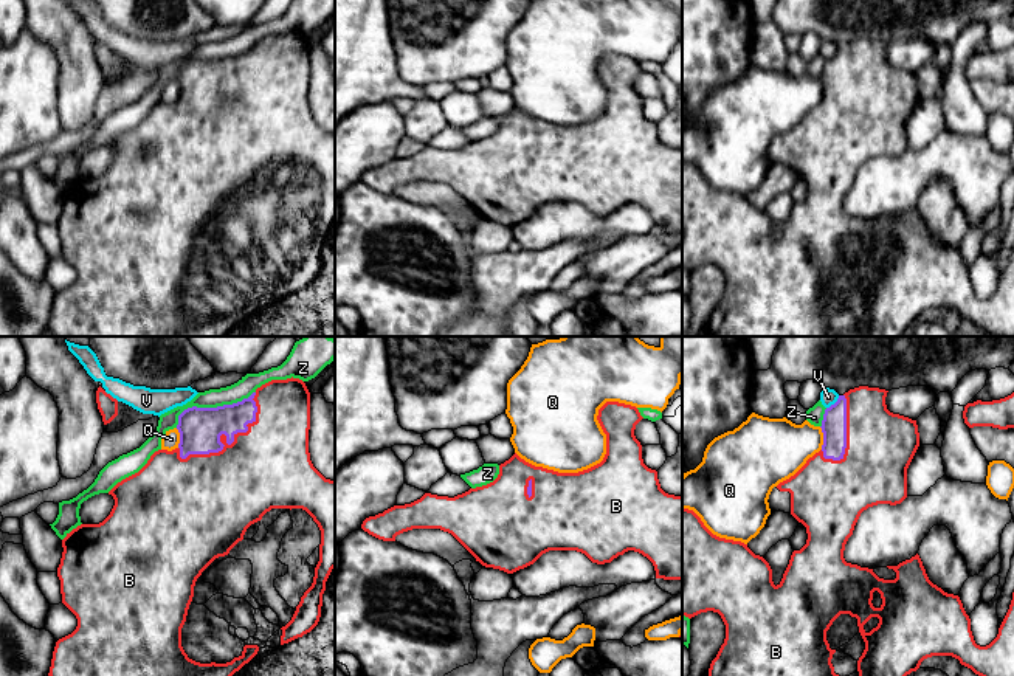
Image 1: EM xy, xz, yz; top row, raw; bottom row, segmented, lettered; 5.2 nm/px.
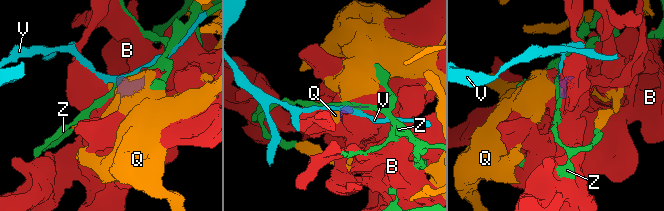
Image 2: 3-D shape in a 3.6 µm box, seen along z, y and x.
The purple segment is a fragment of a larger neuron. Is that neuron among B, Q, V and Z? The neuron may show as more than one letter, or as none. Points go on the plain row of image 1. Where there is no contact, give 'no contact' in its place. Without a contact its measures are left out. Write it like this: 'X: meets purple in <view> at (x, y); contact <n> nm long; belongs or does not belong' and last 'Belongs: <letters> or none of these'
B: meets purple in xy at (233, 93); contact 550 nm long; belongs
Q: meets purple in yz at (824, 90); contact 120 nm long; does not belong
V: meets purple in yz at (834, 56); contact 100 nm long; does not belong
Z: meets purple in xy at (211, 61); contact 460 nm long; does not belong
Belongs: B

